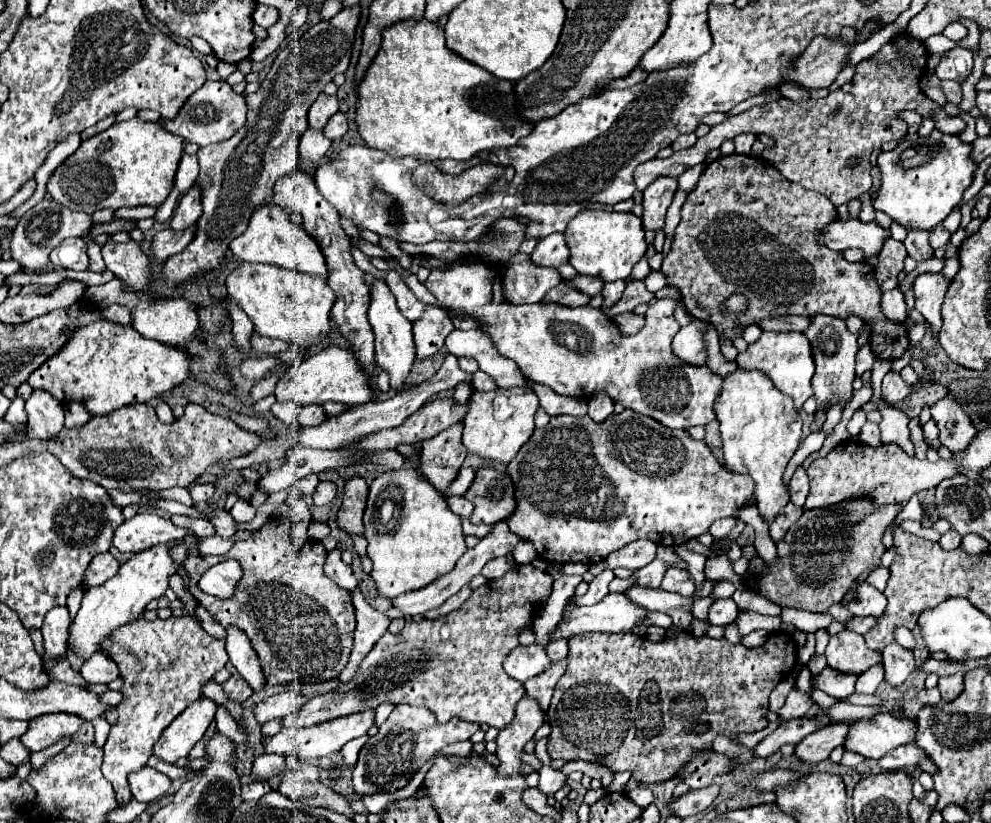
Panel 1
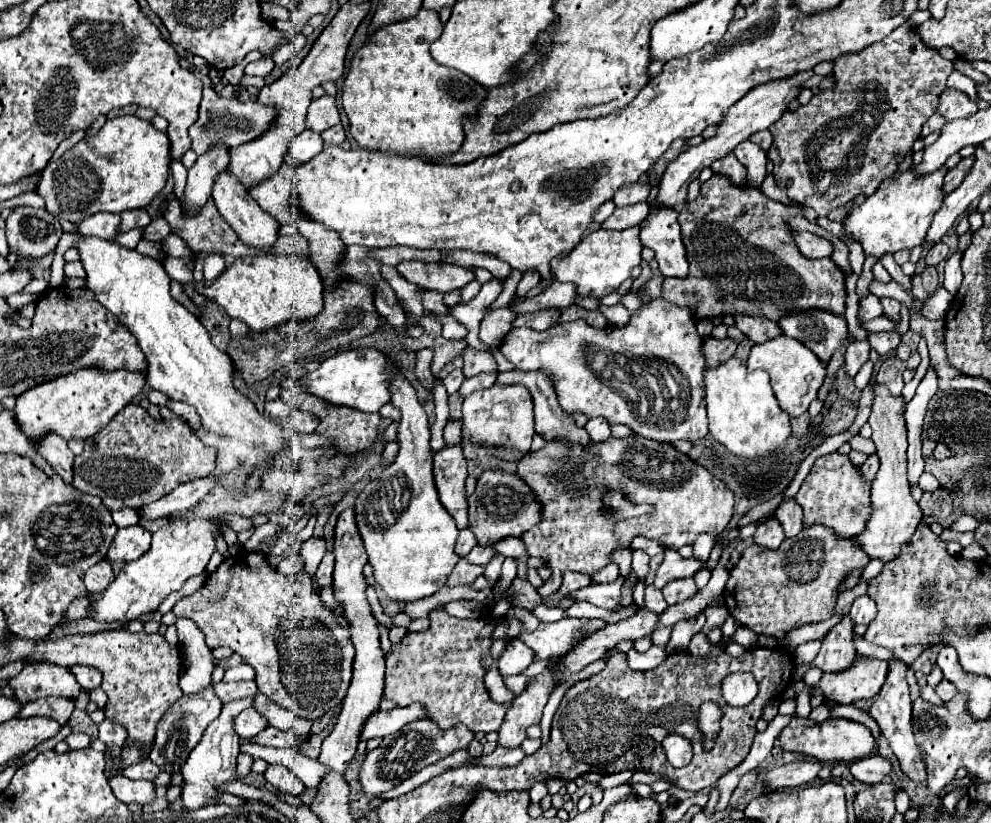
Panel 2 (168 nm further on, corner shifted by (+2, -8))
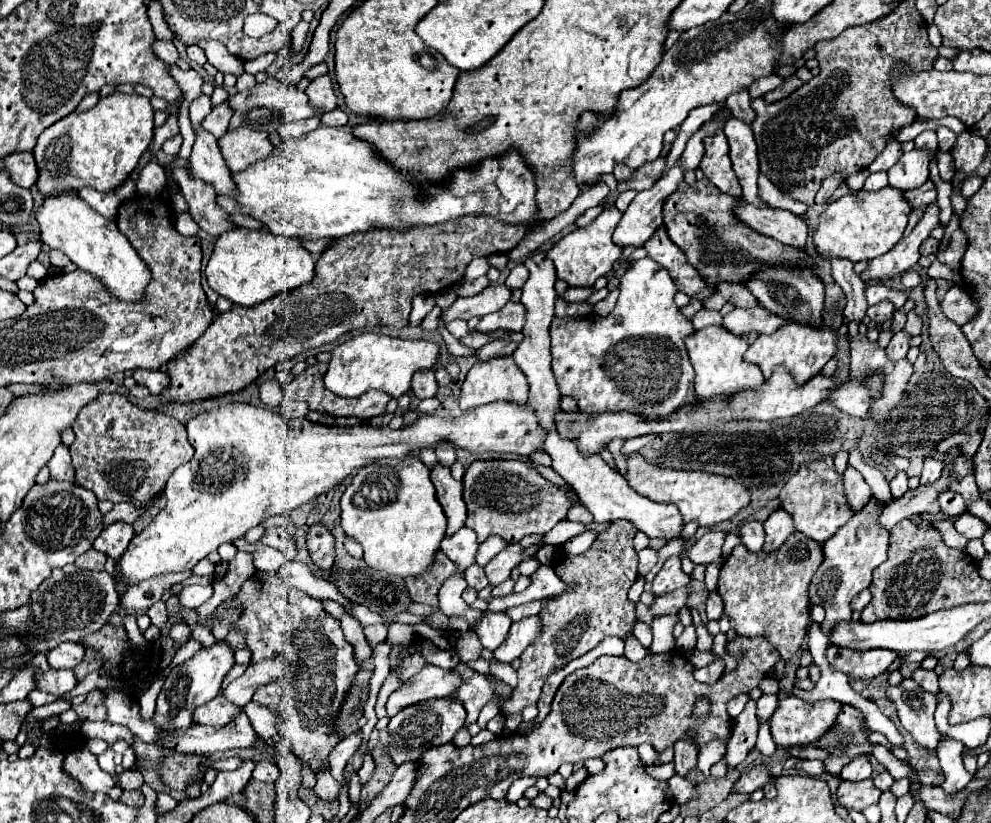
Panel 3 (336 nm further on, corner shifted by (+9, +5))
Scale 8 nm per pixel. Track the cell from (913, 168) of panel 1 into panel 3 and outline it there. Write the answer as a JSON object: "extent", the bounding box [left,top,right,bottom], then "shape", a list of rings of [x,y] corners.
{"extent":[814,186,912,264],"shape":[[[890,186],[878,192],[862,190],[860,194],[842,196],[840,200],[828,204],[828,208],[820,216],[820,224],[814,232],[816,252],[826,260],[846,258],[852,264],[860,260],[872,260],[880,254],[886,254],[900,242],[910,212],[912,208],[902,198],[902,192]]]}

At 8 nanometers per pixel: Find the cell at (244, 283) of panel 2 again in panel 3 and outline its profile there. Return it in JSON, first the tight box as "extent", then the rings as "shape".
{"extent":[204,228,314,306],"shape":[[[232,228],[218,236],[204,272],[214,292],[234,304],[254,306],[282,290],[292,290],[310,282],[314,278],[314,260],[298,240],[262,230]]]}

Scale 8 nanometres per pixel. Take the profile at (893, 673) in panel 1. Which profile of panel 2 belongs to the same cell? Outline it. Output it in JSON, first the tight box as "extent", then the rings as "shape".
{"extent":[869,659,925,783],"shape":[[[889,659],[889,673],[887,673],[885,685],[881,687],[879,695],[875,697],[875,701],[869,709],[869,715],[879,723],[883,735],[889,739],[889,745],[901,763],[901,771],[907,773],[911,779],[925,783],[925,767],[921,761],[921,751],[915,743],[913,729],[911,729],[911,693],[909,693],[909,685],[907,685],[907,671],[909,671],[909,665],[905,665],[899,659]]]}

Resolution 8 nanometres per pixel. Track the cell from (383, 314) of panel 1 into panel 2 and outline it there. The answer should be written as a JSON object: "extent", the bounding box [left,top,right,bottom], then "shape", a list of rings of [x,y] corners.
{"extent":[355,353,461,601],"shape":[[[385,353],[387,359],[391,361],[389,367],[391,373],[391,405],[395,405],[395,409],[399,409],[401,419],[399,419],[399,429],[397,429],[397,443],[399,443],[399,453],[393,465],[389,465],[381,477],[373,479],[357,497],[355,501],[355,513],[357,513],[357,527],[359,533],[363,537],[367,555],[369,555],[369,563],[373,567],[373,575],[375,581],[381,585],[381,589],[387,593],[389,599],[395,601],[417,601],[423,597],[433,595],[435,591],[439,591],[441,587],[445,587],[447,577],[451,575],[453,567],[457,565],[457,561],[461,559],[459,555],[455,555],[455,541],[457,541],[457,525],[455,519],[445,511],[445,507],[439,503],[437,497],[437,489],[435,489],[435,481],[433,481],[433,451],[429,447],[429,423],[427,423],[427,413],[421,407],[415,389],[411,387],[411,383],[407,381],[403,369],[397,365],[395,357],[391,353]]]}

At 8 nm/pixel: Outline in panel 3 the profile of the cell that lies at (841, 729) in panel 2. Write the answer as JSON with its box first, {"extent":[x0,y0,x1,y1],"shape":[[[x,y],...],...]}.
{"extent":[770,696,840,746],"shape":[[[786,696],[770,716],[770,732],[776,746],[808,744],[820,738],[836,720],[840,704],[834,700],[806,702],[796,696]]]}

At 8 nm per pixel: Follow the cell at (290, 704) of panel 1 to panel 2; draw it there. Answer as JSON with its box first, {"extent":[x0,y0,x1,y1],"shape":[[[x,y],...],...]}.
{"extent":[233,707,269,737],"shape":[[[253,707],[241,711],[241,713],[235,717],[235,723],[233,723],[233,727],[235,727],[235,731],[237,731],[239,737],[255,737],[255,735],[261,733],[267,725],[269,725],[267,719],[265,719],[259,711],[255,711]]]}

